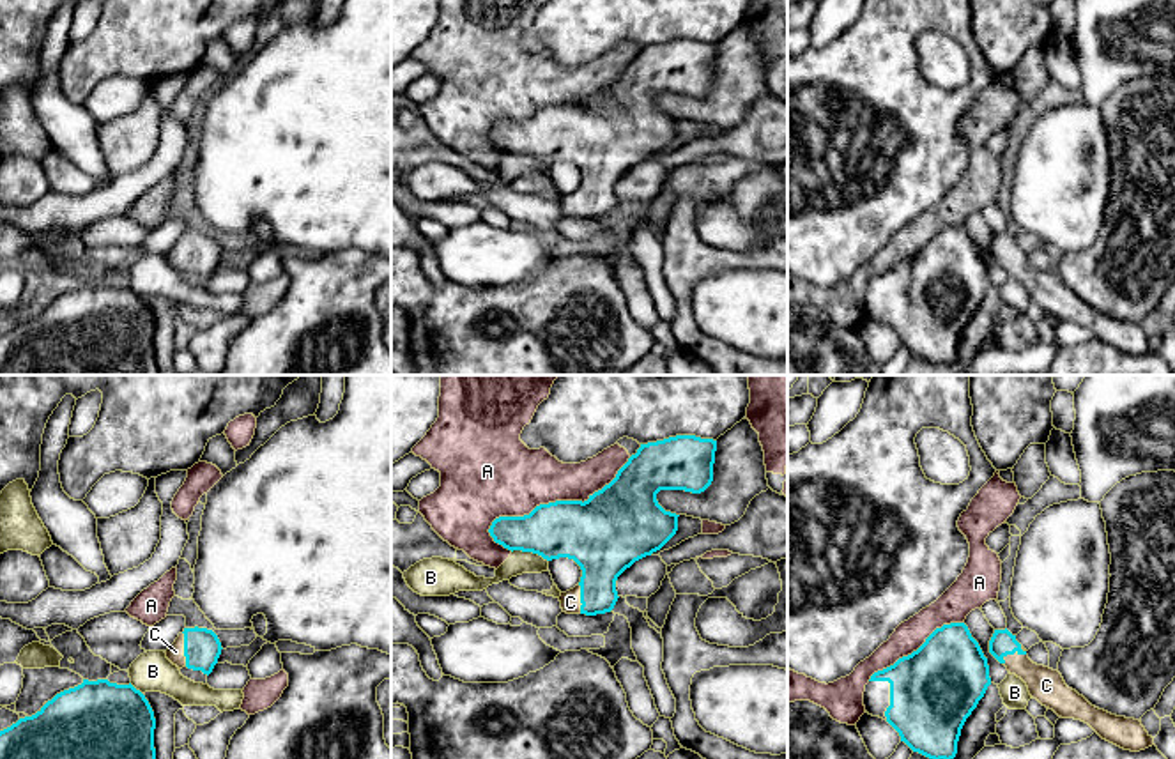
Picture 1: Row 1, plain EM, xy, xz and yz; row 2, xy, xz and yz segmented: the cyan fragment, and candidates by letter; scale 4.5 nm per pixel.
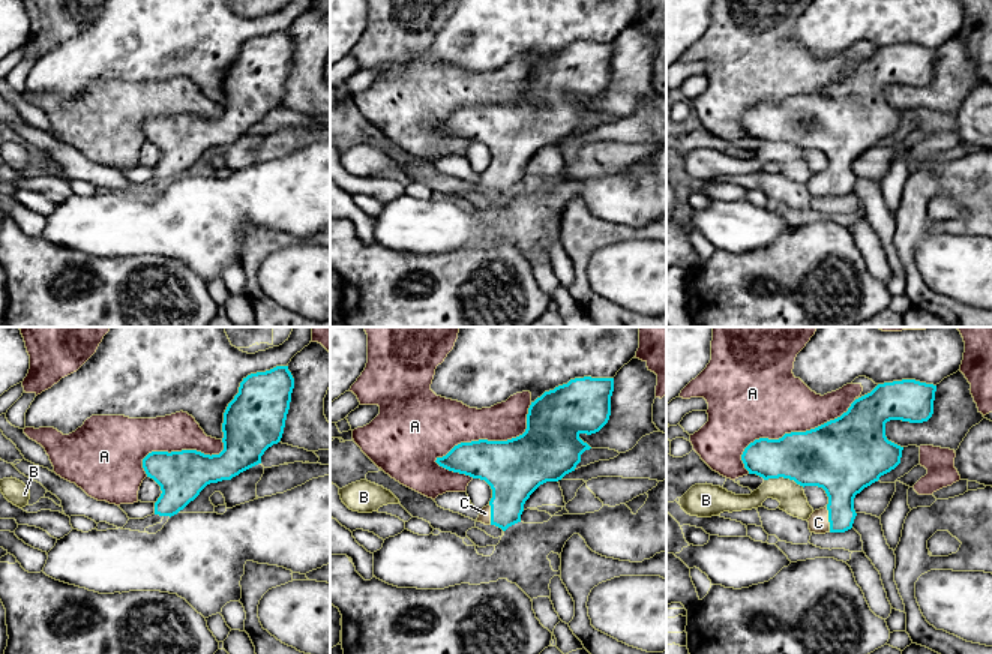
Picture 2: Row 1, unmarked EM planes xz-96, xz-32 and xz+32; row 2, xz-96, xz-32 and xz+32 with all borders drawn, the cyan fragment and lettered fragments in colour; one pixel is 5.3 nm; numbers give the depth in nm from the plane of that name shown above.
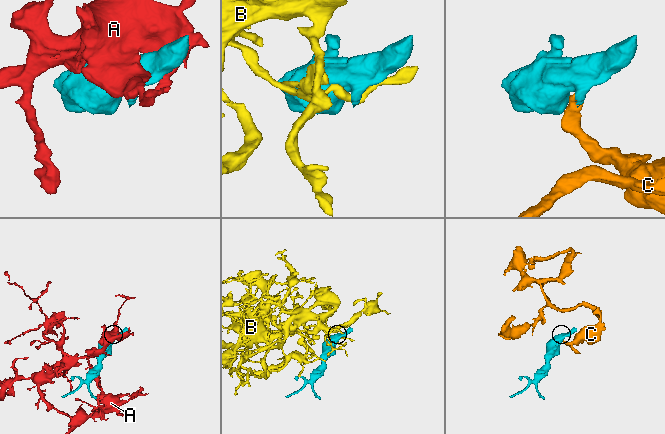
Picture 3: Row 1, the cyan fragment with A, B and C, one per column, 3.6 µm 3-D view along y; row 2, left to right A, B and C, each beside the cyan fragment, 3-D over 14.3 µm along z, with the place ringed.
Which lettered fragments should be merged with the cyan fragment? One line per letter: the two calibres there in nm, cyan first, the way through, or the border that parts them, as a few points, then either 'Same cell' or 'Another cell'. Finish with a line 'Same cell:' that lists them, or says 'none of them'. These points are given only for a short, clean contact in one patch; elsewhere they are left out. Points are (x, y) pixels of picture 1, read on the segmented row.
A: Thickness 320 nm (cyan) against 340 nm. Another cell
B: Thickness 260 nm (cyan) against 100 nm. Boundary: xz (512, 551), (531, 551), (544, 559). Another cell
C: Thickness 120 nm (cyan) against 160 nm. Path across: yz (1002, 643), (1011, 653), (1046, 685). Same cell
Same cell: C

